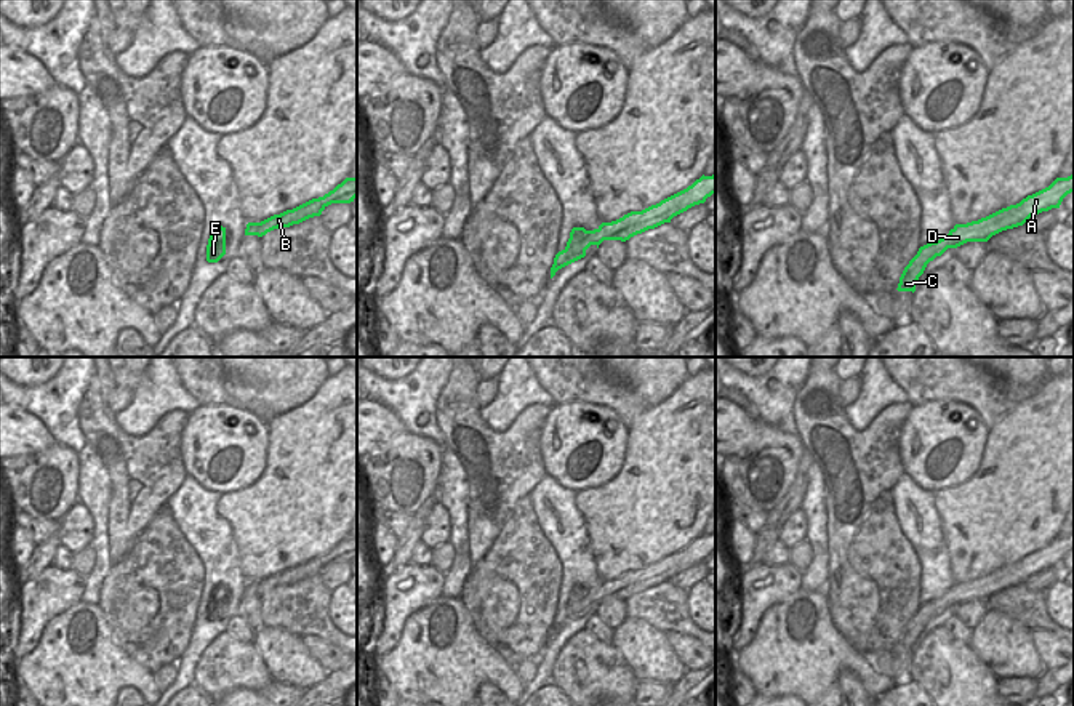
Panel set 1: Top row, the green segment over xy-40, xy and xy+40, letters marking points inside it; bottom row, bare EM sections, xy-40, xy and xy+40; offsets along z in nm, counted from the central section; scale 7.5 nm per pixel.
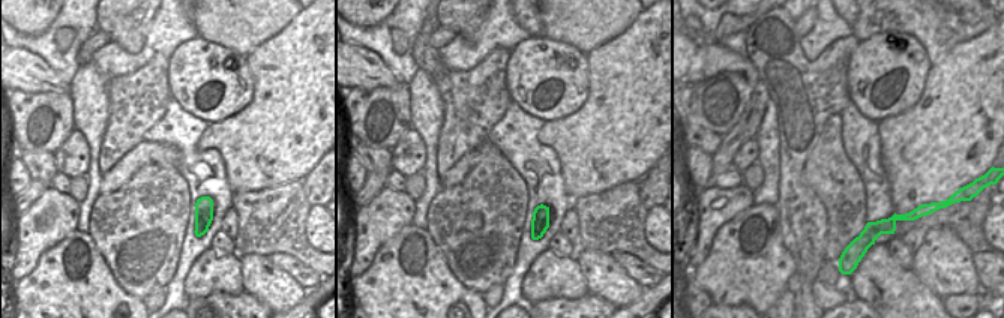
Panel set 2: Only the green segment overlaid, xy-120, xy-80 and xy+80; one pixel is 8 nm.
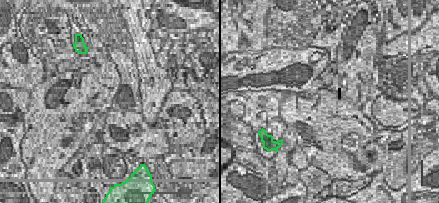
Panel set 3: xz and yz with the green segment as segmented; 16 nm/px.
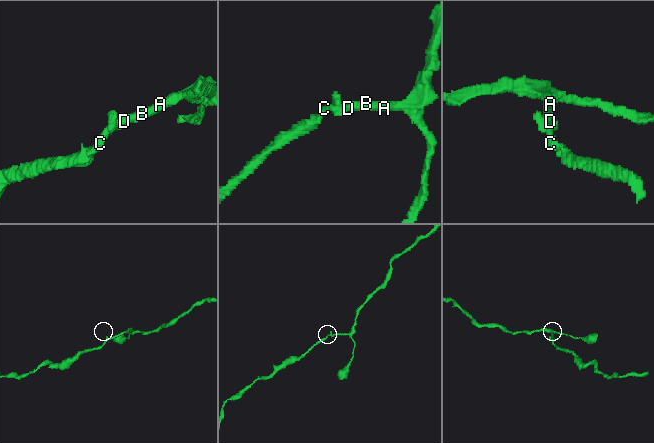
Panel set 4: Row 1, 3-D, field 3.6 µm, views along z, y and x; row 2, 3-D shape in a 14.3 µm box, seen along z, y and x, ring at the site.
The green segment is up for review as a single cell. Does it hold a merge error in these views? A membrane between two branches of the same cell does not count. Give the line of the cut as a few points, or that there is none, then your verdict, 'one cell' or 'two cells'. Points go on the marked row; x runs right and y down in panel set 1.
cut none; one cell

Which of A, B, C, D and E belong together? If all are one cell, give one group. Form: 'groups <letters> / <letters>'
groups A B C D E

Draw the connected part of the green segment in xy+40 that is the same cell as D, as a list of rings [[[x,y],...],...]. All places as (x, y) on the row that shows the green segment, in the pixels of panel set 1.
[[[1074,174],[1056,178],[1048,187],[986,218],[967,224],[956,224],[943,239],[919,248],[917,255],[904,267],[896,290],[914,293],[916,282],[924,274],[927,264],[936,256],[941,256],[948,248],[957,248],[967,242],[988,242],[1002,231],[1023,226],[1031,216],[1060,208],[1063,199],[1071,192],[1074,192]]]

